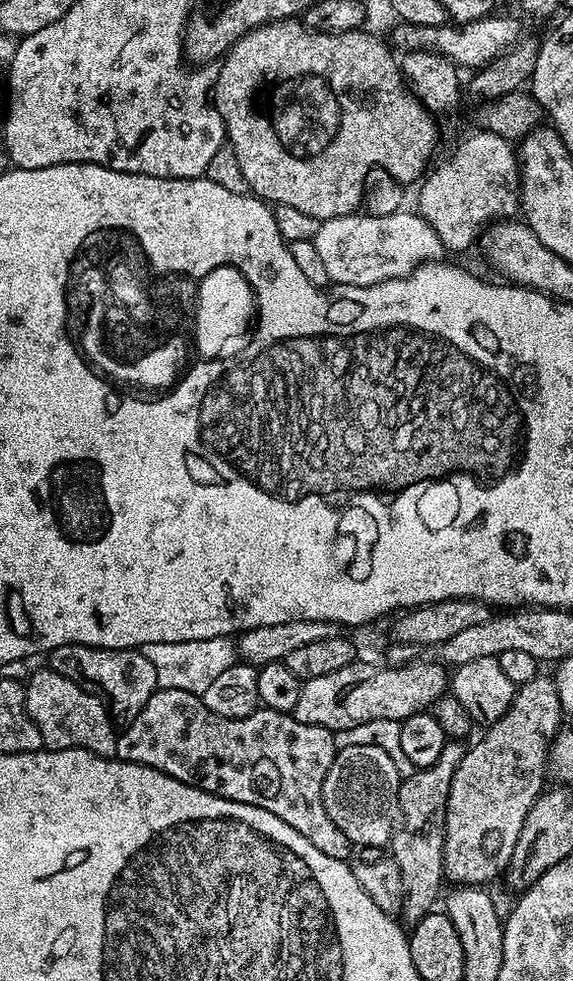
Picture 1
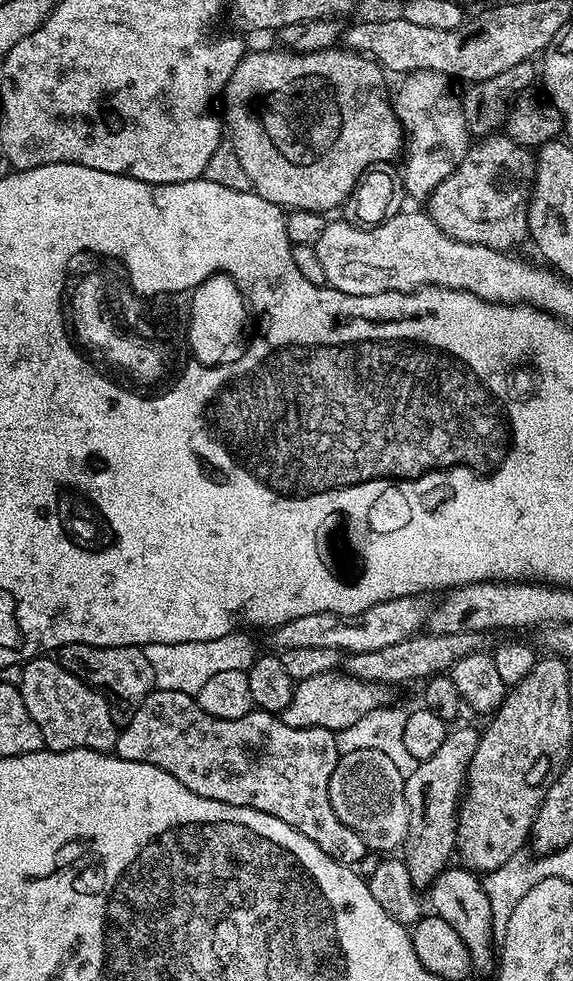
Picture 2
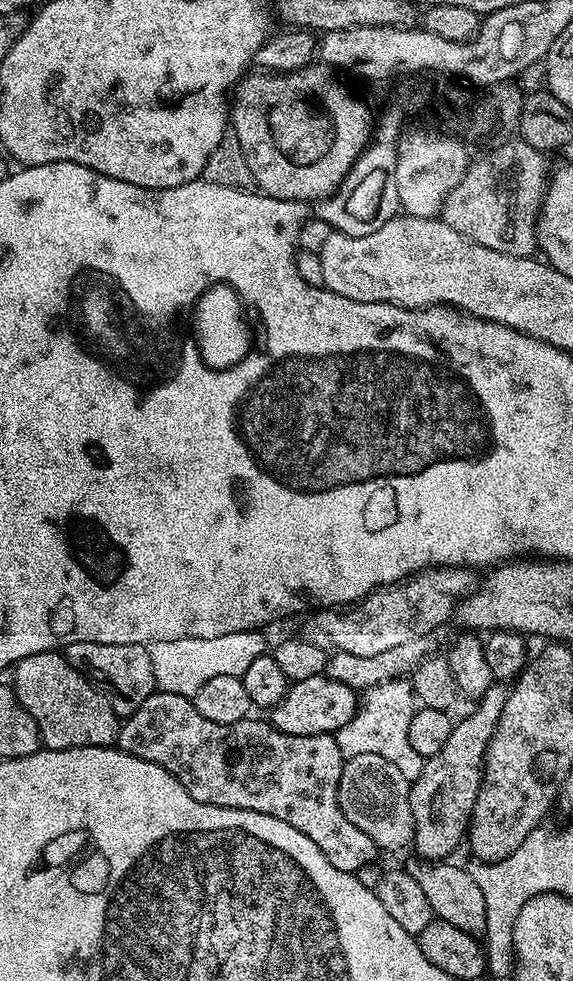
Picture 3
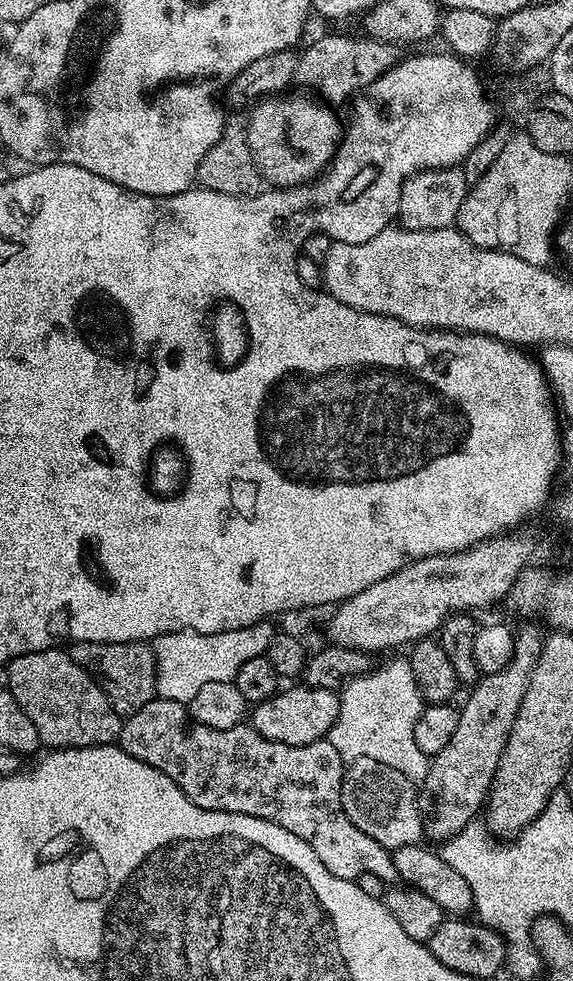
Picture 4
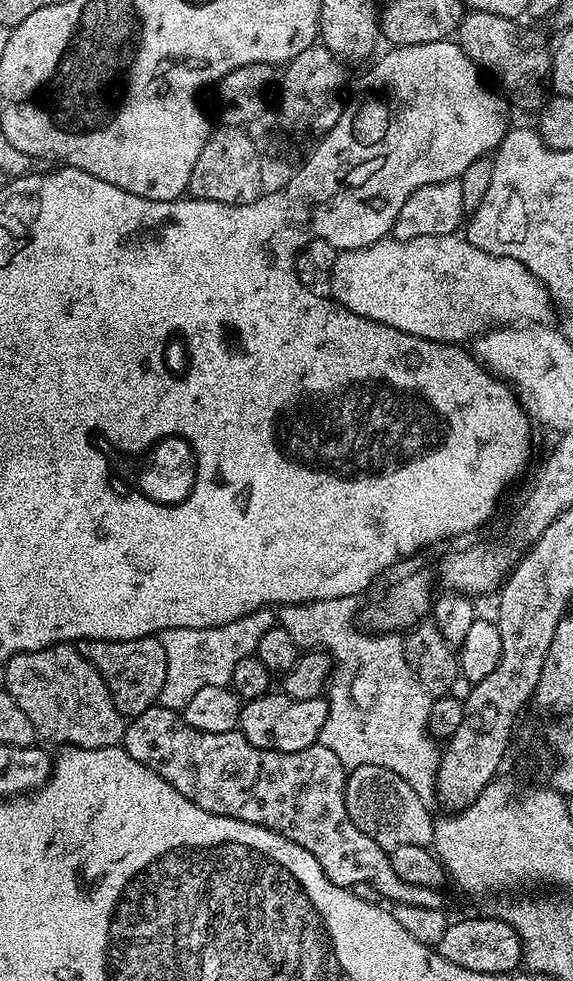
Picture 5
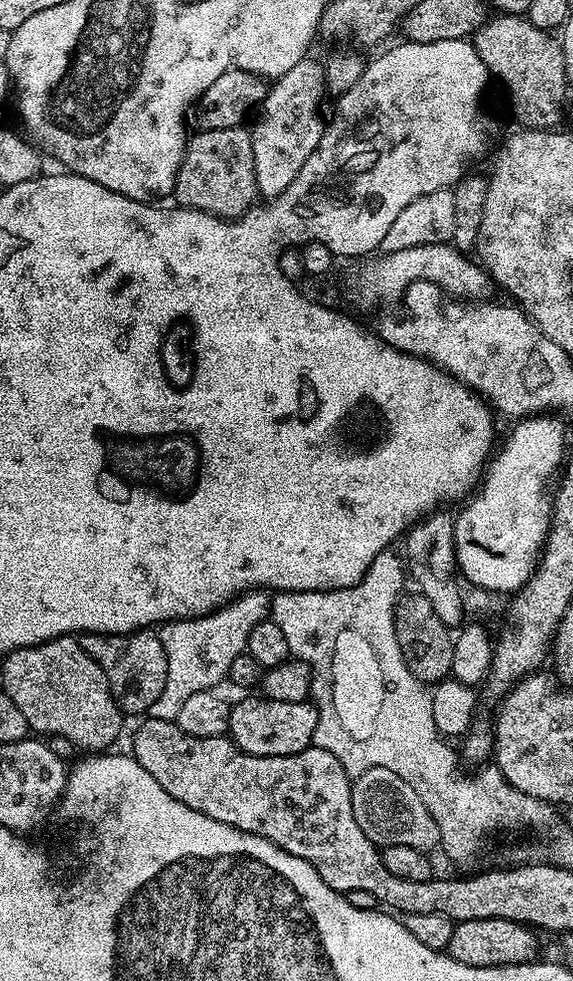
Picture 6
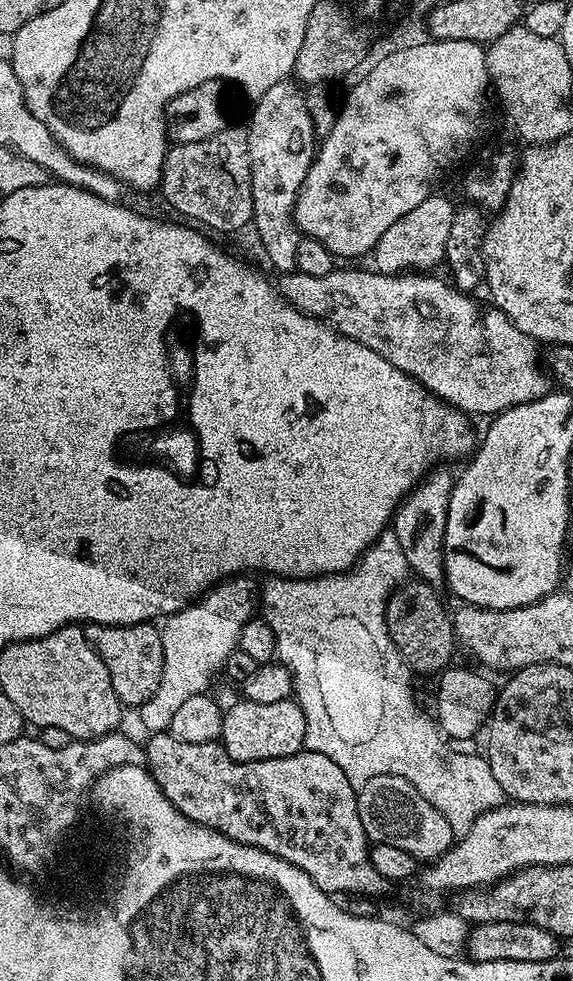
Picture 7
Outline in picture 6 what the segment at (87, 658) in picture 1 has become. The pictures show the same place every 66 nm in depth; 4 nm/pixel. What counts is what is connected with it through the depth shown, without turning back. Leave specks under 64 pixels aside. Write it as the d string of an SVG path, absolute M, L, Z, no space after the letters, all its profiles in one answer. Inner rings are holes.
M141 630L126 634L85 632L79 637L79 642L82 650L86 650L86 654L90 654L90 658L98 662L98 666L102 666L102 674L106 674L106 682L121 713L147 714L150 706L158 702L158 694L162 694L162 686L166 686L168 667L166 650L155 631Z

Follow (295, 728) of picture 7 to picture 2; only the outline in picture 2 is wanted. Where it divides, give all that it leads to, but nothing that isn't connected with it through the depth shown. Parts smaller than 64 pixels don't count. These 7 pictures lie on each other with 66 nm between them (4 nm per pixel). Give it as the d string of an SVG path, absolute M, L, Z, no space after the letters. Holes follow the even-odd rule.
M343 670L317 674L314 678L297 683L294 698L290 700L290 706L286 706L282 718L286 726L329 728L331 732L341 732L344 728L354 726L358 718L366 718L370 710L381 707L385 703L384 692L385 685L359 680Z

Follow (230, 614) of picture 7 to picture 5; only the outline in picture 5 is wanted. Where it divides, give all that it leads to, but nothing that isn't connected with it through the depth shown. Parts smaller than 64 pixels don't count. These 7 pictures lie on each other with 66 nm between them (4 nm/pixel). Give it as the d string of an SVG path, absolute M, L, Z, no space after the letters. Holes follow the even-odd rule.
M265 606L222 626L171 628L159 633L162 650L166 650L166 682L162 682L159 707L183 710L198 690L206 686L231 685L235 664L242 662L242 658L256 655L259 639L277 624L277 613Z

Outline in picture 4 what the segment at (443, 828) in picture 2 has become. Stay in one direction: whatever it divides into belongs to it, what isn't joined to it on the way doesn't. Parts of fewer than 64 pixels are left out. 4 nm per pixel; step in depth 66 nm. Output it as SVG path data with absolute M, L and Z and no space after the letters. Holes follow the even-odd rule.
M524 622L521 624L524 625L520 629L517 627L514 632L514 650L510 662L506 663L500 673L481 675L476 683L471 685L469 692L472 693L469 694L464 708L459 709L458 726L454 729L450 742L446 742L446 746L437 756L431 757L428 773L418 792L420 814L424 817L424 834L429 841L432 839L436 840L435 842L443 842L462 831L467 824L473 823L481 815L488 799L488 791L492 788L492 779L498 768L502 750L508 741L508 734L512 729L512 722L518 712L518 706L521 705L522 694L528 689L536 656L542 654L546 635L545 629L539 623Z

